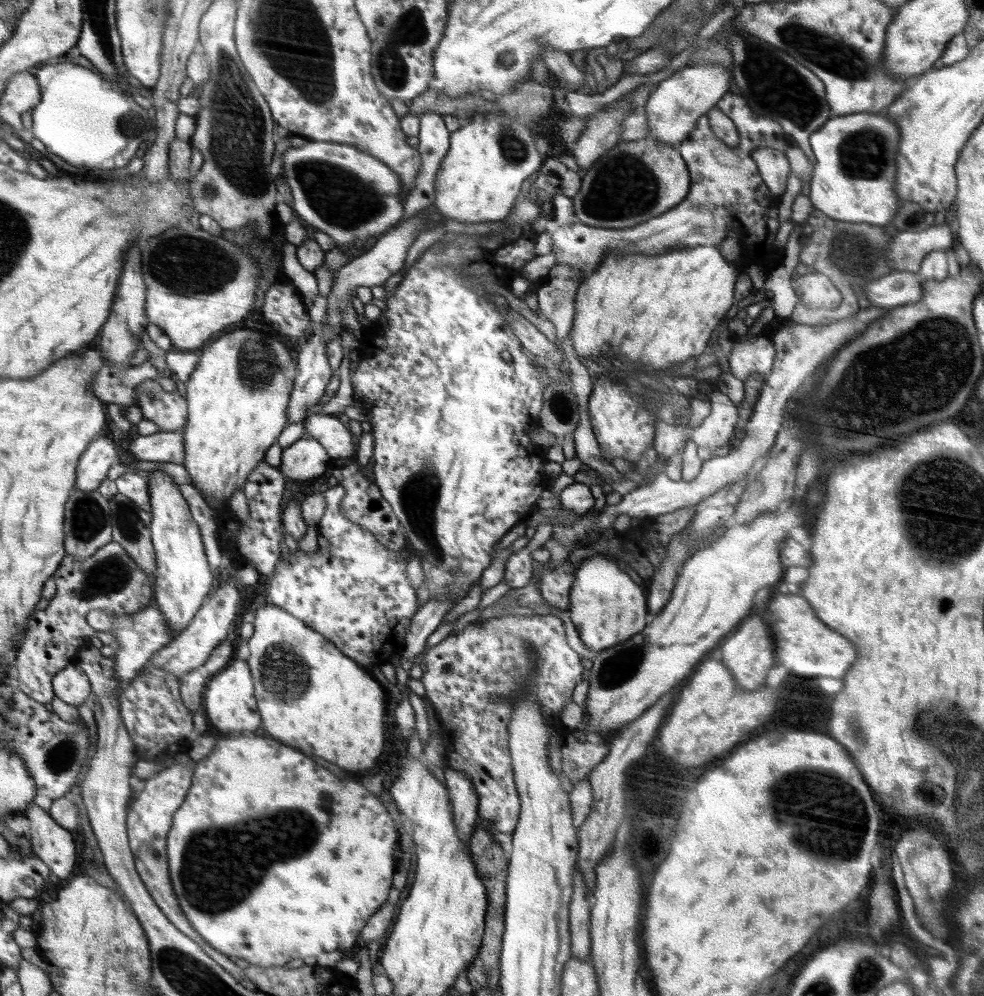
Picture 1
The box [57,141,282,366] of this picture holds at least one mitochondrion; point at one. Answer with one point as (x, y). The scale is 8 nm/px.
(182, 263)

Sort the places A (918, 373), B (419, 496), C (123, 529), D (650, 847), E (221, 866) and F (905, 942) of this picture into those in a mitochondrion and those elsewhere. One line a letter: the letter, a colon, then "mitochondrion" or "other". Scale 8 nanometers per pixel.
A: mitochondrion
B: mitochondrion
C: mitochondrion
D: other
E: mitochondrion
F: other

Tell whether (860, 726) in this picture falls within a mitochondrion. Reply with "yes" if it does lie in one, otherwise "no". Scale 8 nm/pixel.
yes

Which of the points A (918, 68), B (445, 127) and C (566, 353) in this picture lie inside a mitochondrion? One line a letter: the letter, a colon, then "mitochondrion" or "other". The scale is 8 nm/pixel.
A: other
B: other
C: other

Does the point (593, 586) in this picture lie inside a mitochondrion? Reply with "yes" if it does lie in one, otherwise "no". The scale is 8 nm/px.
no

